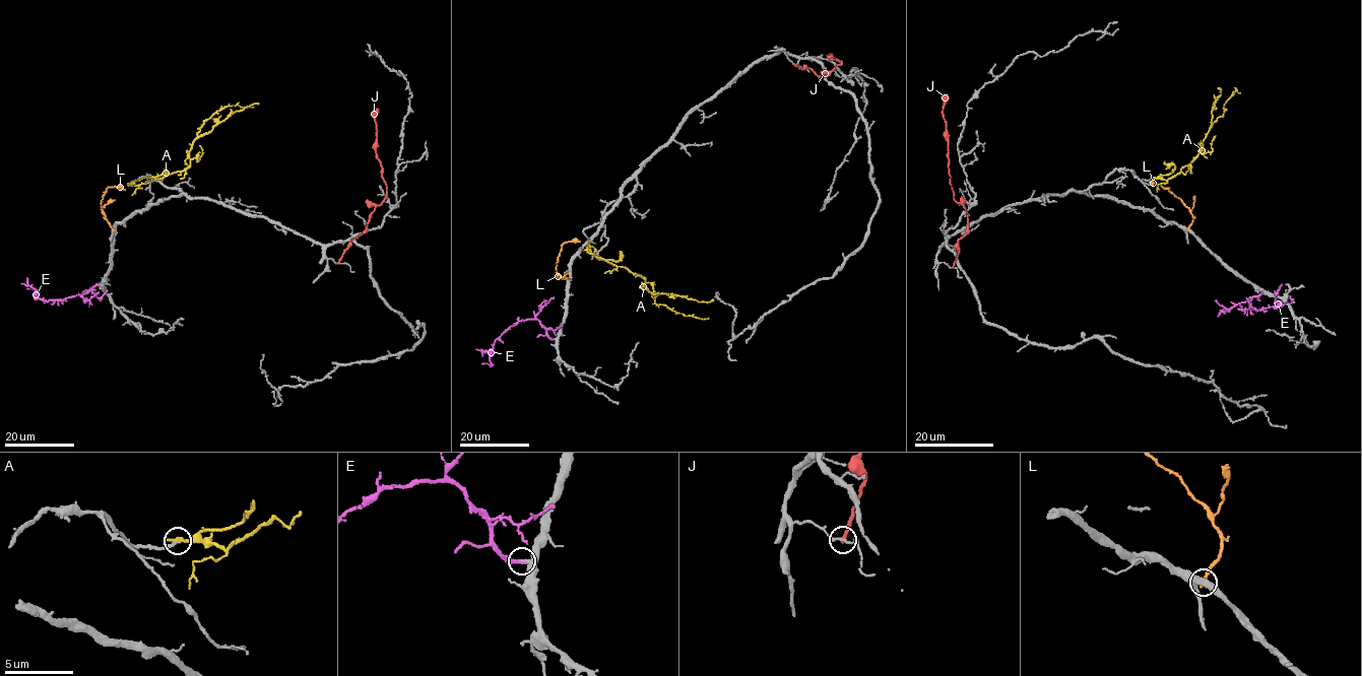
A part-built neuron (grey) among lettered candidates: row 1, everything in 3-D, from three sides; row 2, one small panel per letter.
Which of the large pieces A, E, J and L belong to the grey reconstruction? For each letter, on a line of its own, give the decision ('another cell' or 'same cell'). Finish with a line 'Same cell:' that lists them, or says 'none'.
A: another cell
E: same cell
J: another cell
L: another cell
Same cell: E

